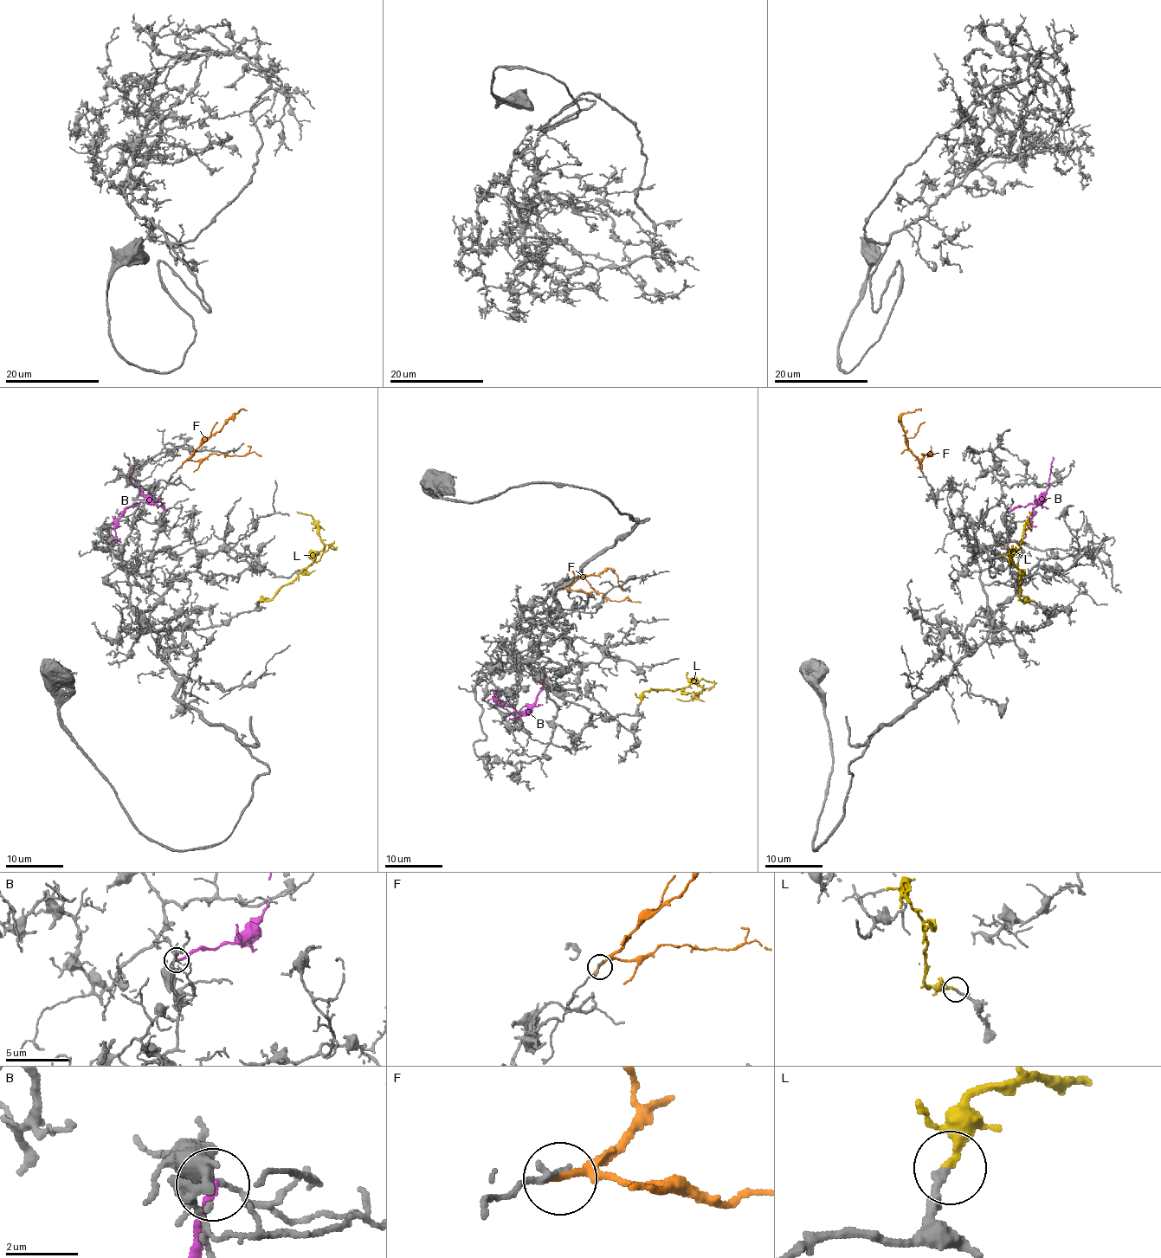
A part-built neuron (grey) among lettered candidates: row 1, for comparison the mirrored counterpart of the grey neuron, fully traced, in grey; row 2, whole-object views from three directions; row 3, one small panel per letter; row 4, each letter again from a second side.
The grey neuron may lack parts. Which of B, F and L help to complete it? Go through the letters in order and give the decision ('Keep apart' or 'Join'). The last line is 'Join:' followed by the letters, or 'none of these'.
B: Keep apart
F: Keep apart
L: Join
Join: L

